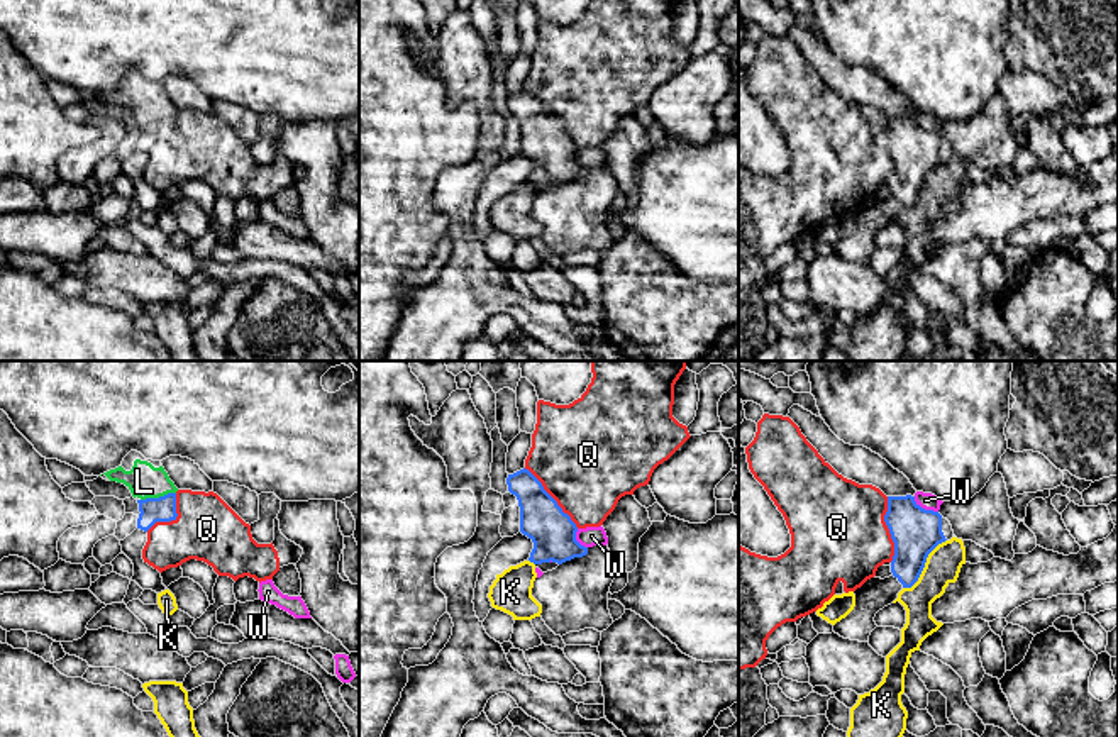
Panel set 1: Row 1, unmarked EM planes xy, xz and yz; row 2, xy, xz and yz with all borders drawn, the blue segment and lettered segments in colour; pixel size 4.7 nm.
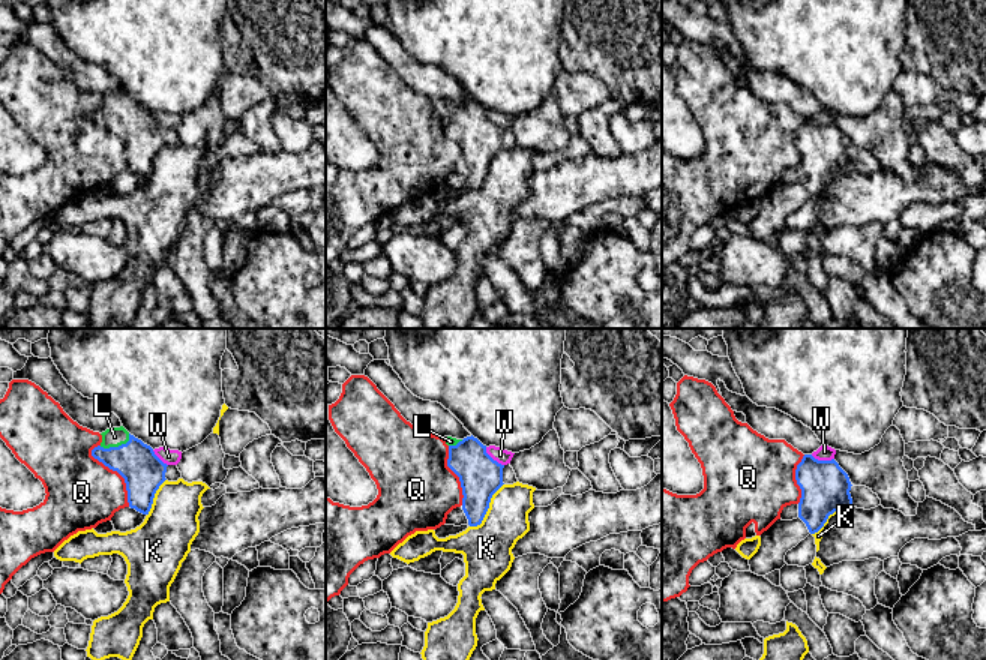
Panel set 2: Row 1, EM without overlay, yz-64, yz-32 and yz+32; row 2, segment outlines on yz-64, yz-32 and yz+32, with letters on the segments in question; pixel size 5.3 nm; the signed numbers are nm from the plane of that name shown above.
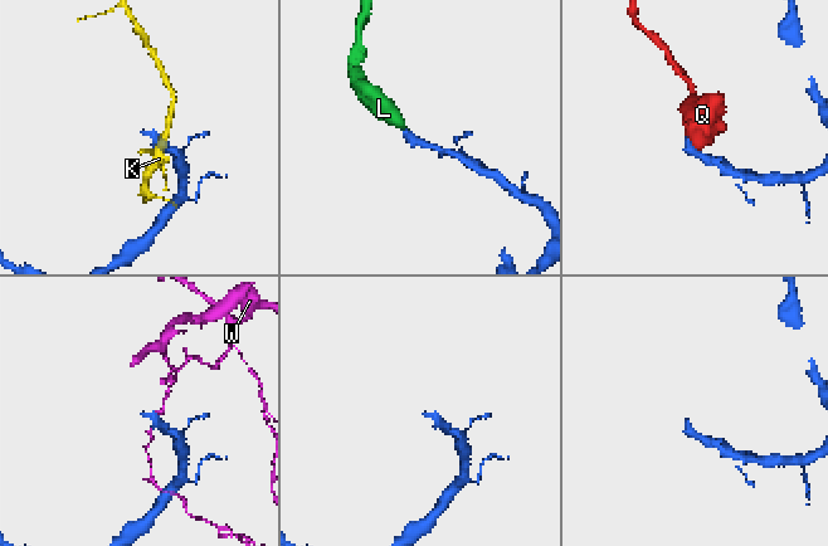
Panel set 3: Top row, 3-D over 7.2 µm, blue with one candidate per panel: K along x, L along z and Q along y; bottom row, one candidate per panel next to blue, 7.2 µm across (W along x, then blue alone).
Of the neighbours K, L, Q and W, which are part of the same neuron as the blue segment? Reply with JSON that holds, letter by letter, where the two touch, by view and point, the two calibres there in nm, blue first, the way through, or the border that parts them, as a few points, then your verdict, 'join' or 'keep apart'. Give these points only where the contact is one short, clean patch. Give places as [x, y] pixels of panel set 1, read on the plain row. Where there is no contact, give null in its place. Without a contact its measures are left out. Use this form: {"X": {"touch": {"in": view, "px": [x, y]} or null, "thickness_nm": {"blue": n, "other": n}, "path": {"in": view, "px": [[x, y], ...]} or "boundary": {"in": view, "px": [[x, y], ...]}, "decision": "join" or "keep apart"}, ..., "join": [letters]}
{"K": {"touch": {"in": "yz", "px": [924, 187]}, "thickness_nm": {"blue": 220, "other": 170}, "boundary": {"in": "yz", "px": [[946, 160], [929, 175], [920, 197], [903, 209]]}, "decision": "keep apart"}, "L": {"touch": {"in": "xy", "px": [160, 117]}, "thickness_nm": {"blue": 120, "other": 160}, "path": {"in": "xy", "px": [[163, 129], [160, 117], [144, 102]]}, "decision": "join"}, "Q": {"touch": {"in": "yz", "px": [888, 148]}, "thickness_nm": {"blue": 220, "other": 460}, "decision": "keep apart"}, "W": {"touch": {"in": "yz", "px": [924, 129]}, "thickness_nm": {"blue": 220, "other": 80}, "decision": "keep apart"}, "join": ["L"]}

